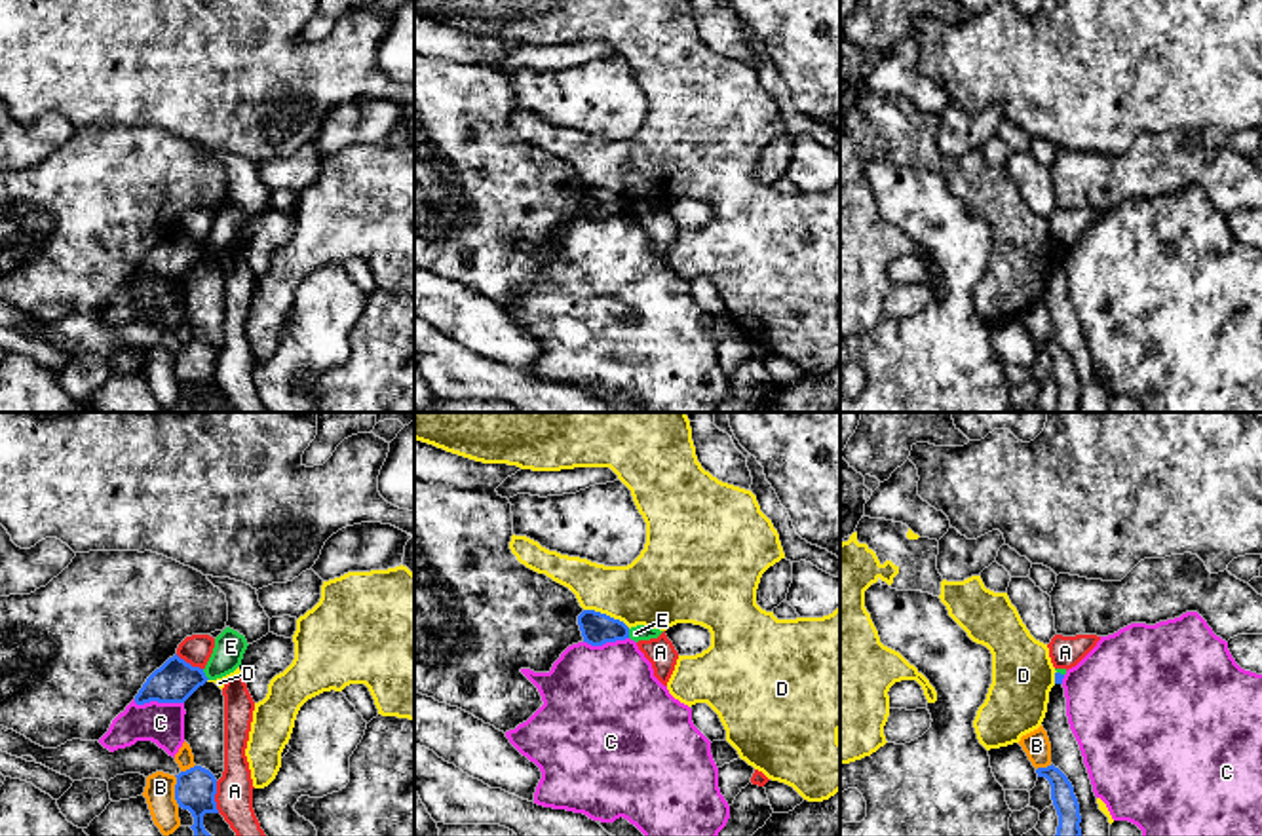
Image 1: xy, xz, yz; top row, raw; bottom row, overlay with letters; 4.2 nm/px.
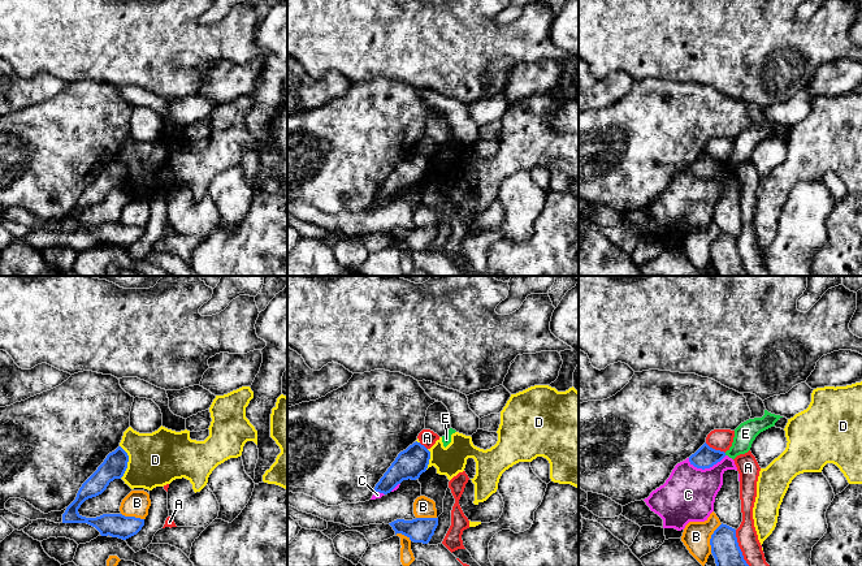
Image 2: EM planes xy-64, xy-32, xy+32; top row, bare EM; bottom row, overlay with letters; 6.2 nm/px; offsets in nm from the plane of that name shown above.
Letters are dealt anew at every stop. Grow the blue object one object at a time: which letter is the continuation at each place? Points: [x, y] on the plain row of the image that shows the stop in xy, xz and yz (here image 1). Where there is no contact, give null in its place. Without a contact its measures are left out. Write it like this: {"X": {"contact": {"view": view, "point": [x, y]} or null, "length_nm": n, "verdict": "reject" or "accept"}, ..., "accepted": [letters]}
{"A": {"contact": {"view": "xy", "point": [213, 371]}, "length_nm": 140, "verdict": "reject"}, "B": {"contact": {"view": "xy", "point": [175, 365]}, "length_nm": 140, "verdict": "reject"}, "C": {"contact": {"view": "xy", "point": [158, 276]}, "length_nm": 220, "verdict": "reject"}, "D": {"contact": {"view": "xz", "point": [605, 189]}, "length_nm": 220, "verdict": "reject"}, "E": {"contact": {"view": "xy", "point": [204, 249]}, "length_nm": 60, "verdict": "reject"}, "accepted": []}

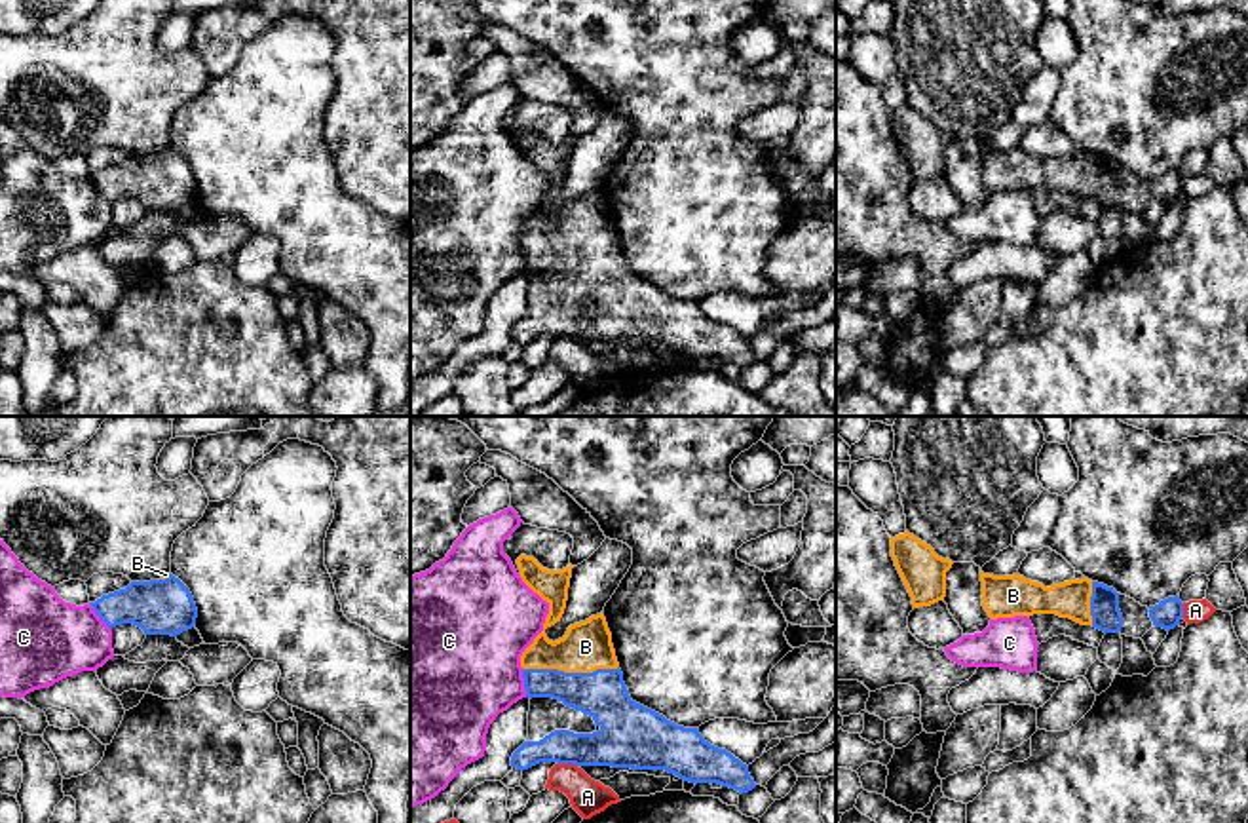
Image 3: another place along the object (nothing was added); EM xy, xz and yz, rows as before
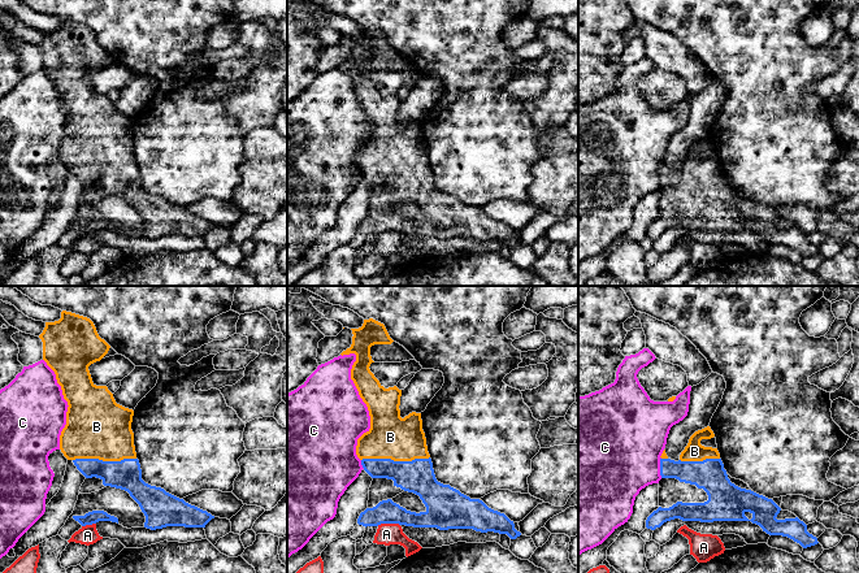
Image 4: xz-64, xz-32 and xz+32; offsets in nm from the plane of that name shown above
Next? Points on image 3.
{"A": {"contact": {"view": "xz", "point": [568, 337]}, "length_nm": 80, "verdict": "reject"}, "B": {"contact": {"view": "xz", "point": [570, 248]}, "length_nm": 400, "verdict": "accept"}, "C": {"contact": {"view": "xz", "point": [525, 257]}, "length_nm": 120, "verdict": "reject"}, "accepted": ["B"]}

